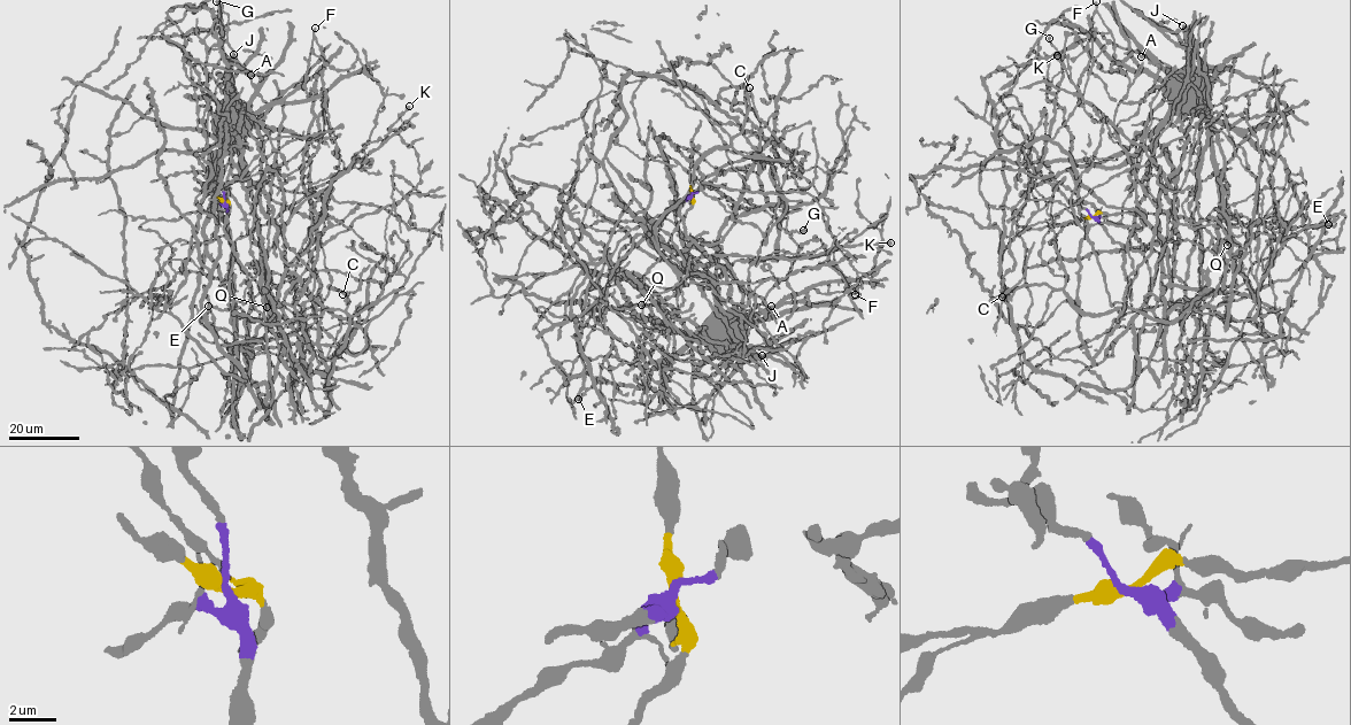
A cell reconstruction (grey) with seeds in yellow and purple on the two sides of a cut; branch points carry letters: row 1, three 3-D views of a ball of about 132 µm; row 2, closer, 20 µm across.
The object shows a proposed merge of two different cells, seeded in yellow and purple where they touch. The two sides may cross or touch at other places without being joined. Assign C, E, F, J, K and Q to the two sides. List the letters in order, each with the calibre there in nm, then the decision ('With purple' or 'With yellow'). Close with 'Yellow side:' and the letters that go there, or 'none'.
C: Thickness 280 nm. With purple
E: Thickness 650 nm. With purple
F: Thickness 320 nm. With yellow
J: Thickness 500 nm. With yellow
K: Thickness 600 nm. With purple
Q: Thickness 500 nm. With purple
Yellow side: F, J

